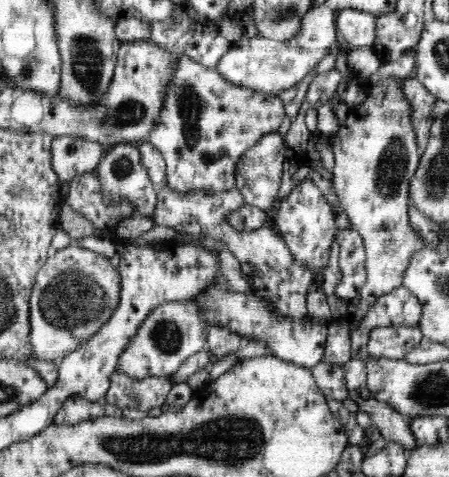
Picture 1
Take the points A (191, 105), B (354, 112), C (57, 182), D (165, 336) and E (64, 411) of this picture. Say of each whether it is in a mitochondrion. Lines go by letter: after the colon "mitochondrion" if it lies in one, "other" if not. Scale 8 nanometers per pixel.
A: mitochondrion
B: other
C: other
D: mitochondrion
E: other

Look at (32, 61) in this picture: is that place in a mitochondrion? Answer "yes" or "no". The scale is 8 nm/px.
yes

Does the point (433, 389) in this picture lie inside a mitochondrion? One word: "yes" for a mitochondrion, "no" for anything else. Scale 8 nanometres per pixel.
yes

